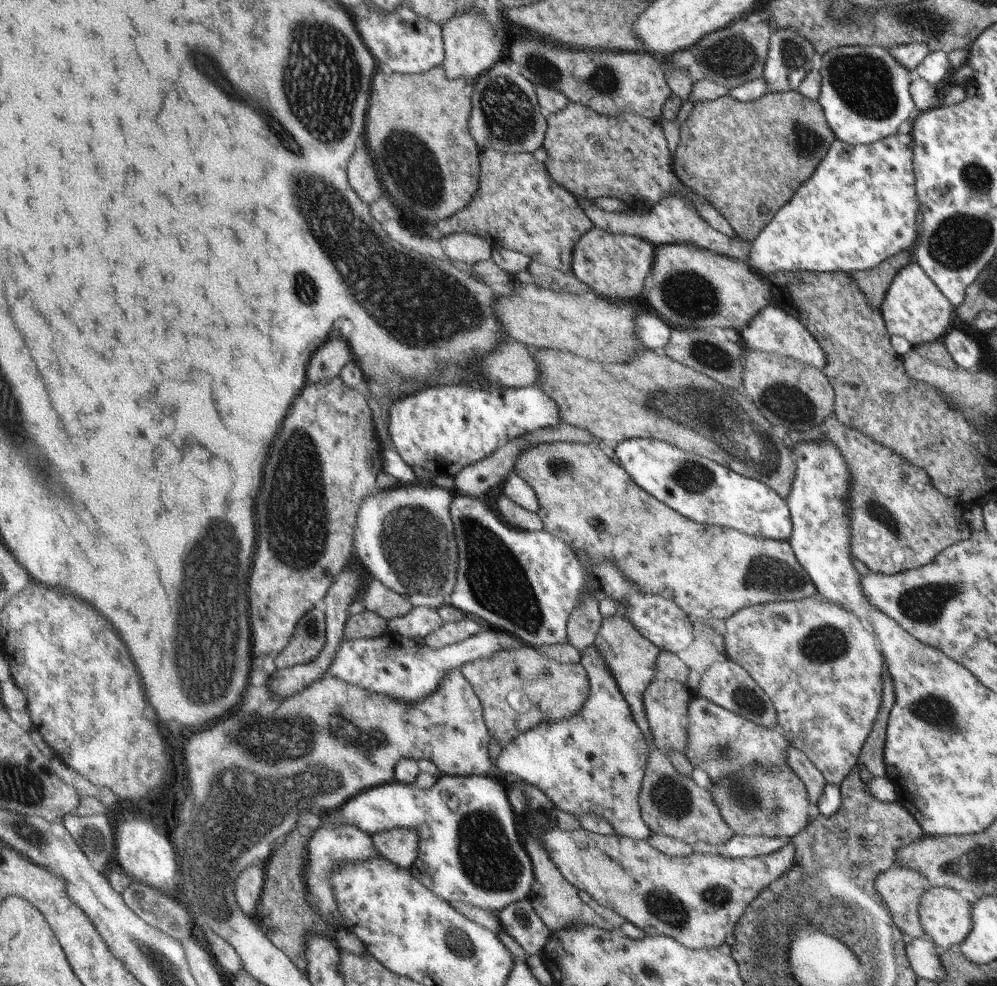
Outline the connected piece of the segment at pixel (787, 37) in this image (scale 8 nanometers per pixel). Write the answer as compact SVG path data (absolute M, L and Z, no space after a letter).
M778 29L771 32L768 52L763 68L763 81L767 85L768 93L787 93L800 88L808 71L819 67L821 56L804 36L792 29Z

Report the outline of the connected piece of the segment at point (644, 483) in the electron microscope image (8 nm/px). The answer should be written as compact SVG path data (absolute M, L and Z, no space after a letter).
M637 438L614 446L615 456L623 464L624 470L640 488L656 497L656 500L668 505L691 521L708 525L736 529L757 539L788 541L794 532L790 506L768 485L761 481L746 478L703 455L681 450L669 443L655 438Z

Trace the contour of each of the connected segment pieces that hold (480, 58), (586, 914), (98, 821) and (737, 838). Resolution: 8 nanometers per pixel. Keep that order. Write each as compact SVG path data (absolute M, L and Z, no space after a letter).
M478 8L457 10L457 13L443 25L443 43L446 49L446 58L443 67L451 79L477 80L484 72L495 66L498 60L502 61L504 46L492 26L486 22L486 15Z
M532 831L525 832L525 834L524 840L527 844L528 852L531 853L532 864L535 865L534 886L531 888L528 898L530 898L540 920L543 920L544 924L552 931L563 929L572 923L584 923L605 929L614 929L614 927L598 916L598 912L580 900L578 897L578 889L574 888L562 876L557 866L551 861L546 847L540 842L541 834L533 833Z
M70 814L66 816L64 823L76 840L79 840L84 852L98 870L106 870L108 864L118 858L116 834L108 815L81 817L78 814Z
M735 834L720 846L719 854L732 858L759 857L779 851L787 846L788 841L780 837L749 837Z

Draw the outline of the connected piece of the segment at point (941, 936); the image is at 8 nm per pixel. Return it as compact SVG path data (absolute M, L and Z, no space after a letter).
M936 886L928 888L921 899L919 912L928 938L940 952L964 942L973 930L973 904L956 889Z

